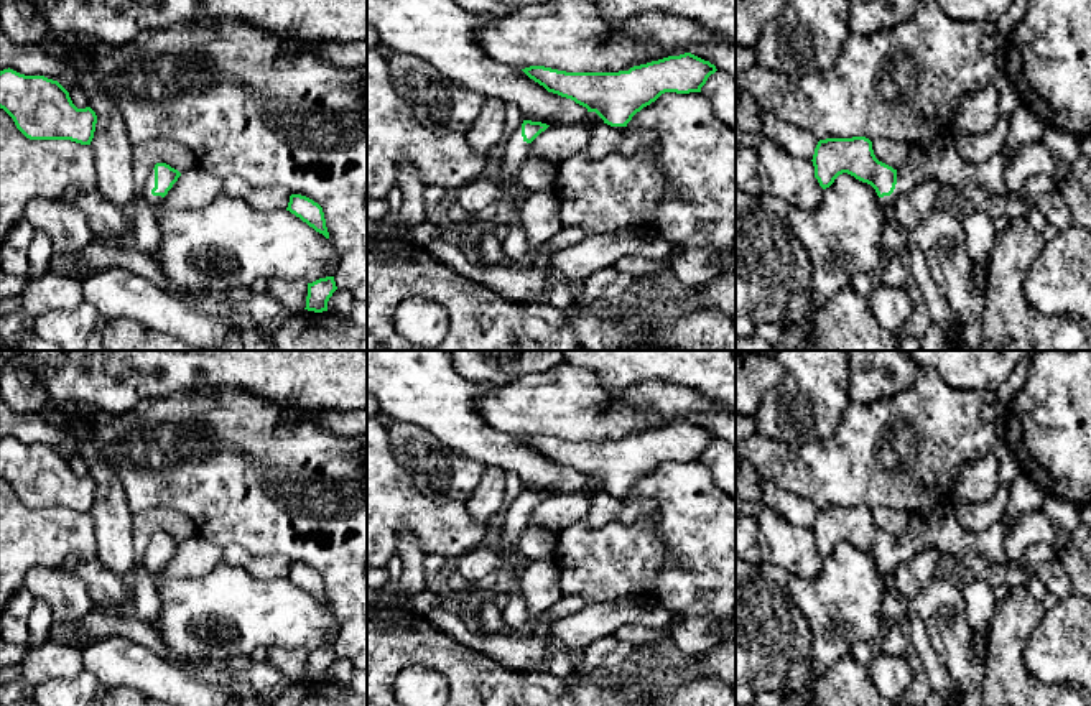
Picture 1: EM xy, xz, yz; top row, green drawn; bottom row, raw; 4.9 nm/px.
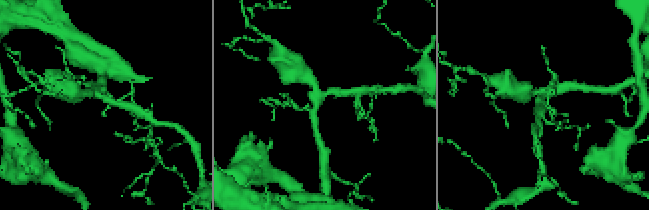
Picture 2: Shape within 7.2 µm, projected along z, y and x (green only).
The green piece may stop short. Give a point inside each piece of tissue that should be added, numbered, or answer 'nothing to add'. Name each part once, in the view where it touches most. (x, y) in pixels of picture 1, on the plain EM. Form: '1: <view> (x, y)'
1: xy (150, 552)

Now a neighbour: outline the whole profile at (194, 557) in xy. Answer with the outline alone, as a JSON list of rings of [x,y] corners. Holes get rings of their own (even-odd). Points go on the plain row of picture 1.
[[[191,536],[178,546],[163,571],[181,578],[199,578],[207,574],[222,561],[222,546],[202,536]]]

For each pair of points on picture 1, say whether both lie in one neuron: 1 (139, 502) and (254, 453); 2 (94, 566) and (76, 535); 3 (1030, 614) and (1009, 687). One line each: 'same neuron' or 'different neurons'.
1: same neuron
2: different neurons
3: same neuron

